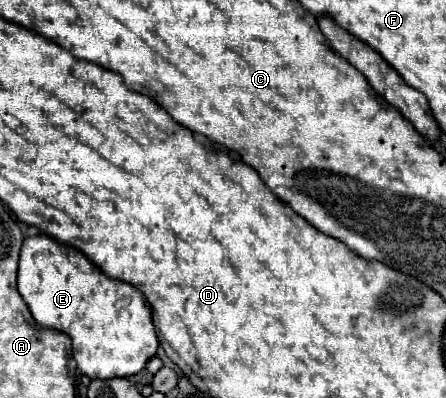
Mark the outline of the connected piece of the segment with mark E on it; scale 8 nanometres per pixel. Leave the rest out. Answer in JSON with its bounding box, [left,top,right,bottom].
[18,234,158,380]

